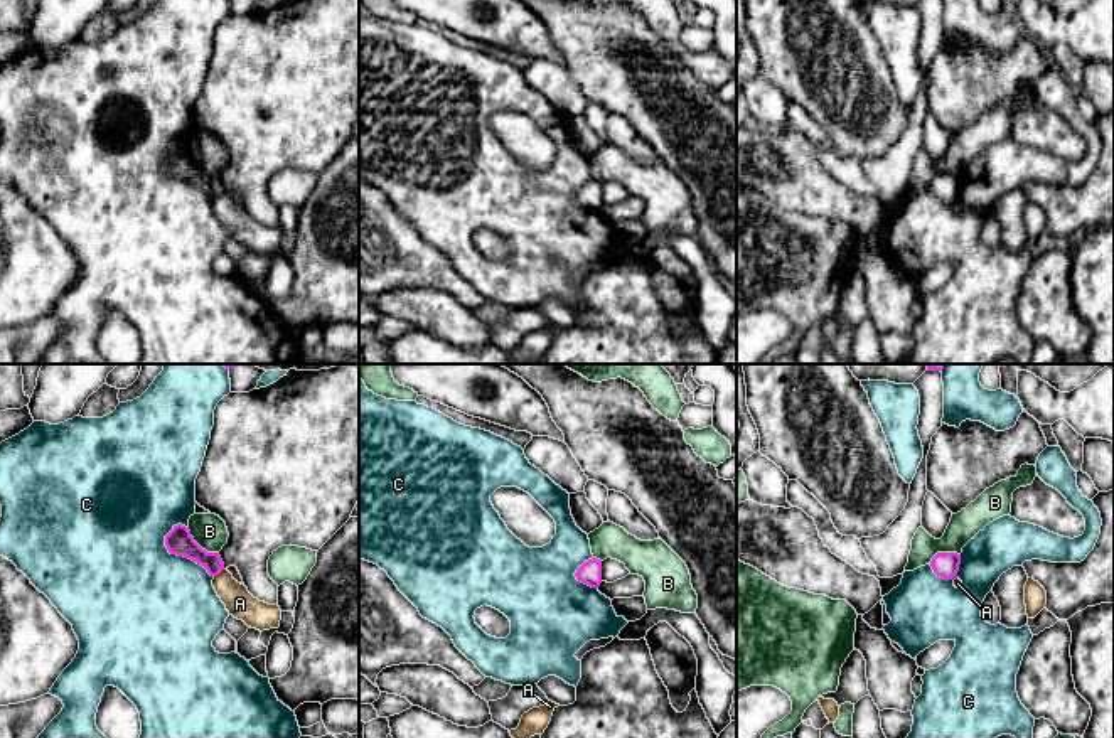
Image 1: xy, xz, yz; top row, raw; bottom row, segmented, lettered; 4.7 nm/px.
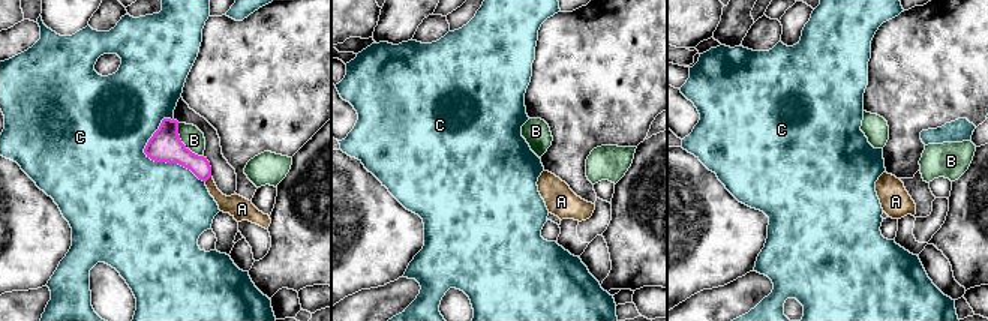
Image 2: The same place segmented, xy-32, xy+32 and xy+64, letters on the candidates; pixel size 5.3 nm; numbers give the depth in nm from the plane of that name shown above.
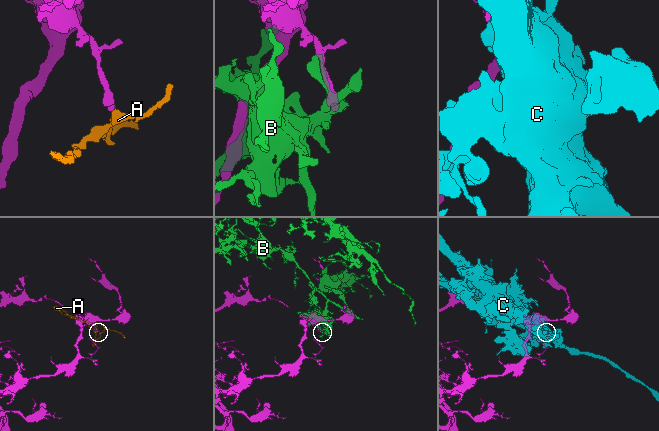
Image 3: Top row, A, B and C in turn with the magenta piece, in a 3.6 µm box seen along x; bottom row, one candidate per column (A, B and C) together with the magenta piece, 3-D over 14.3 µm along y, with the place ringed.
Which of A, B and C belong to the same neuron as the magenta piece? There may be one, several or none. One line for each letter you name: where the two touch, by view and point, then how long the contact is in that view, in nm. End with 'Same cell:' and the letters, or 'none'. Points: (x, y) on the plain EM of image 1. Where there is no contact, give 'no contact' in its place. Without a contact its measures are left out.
Same cell: none

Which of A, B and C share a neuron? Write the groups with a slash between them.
A / B / C

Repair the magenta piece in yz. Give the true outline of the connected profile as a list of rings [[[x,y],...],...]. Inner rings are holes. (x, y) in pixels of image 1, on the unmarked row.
[[[937,175],[930,184],[934,195],[944,202],[952,202],[959,194],[959,187],[961,177],[957,175]]]

